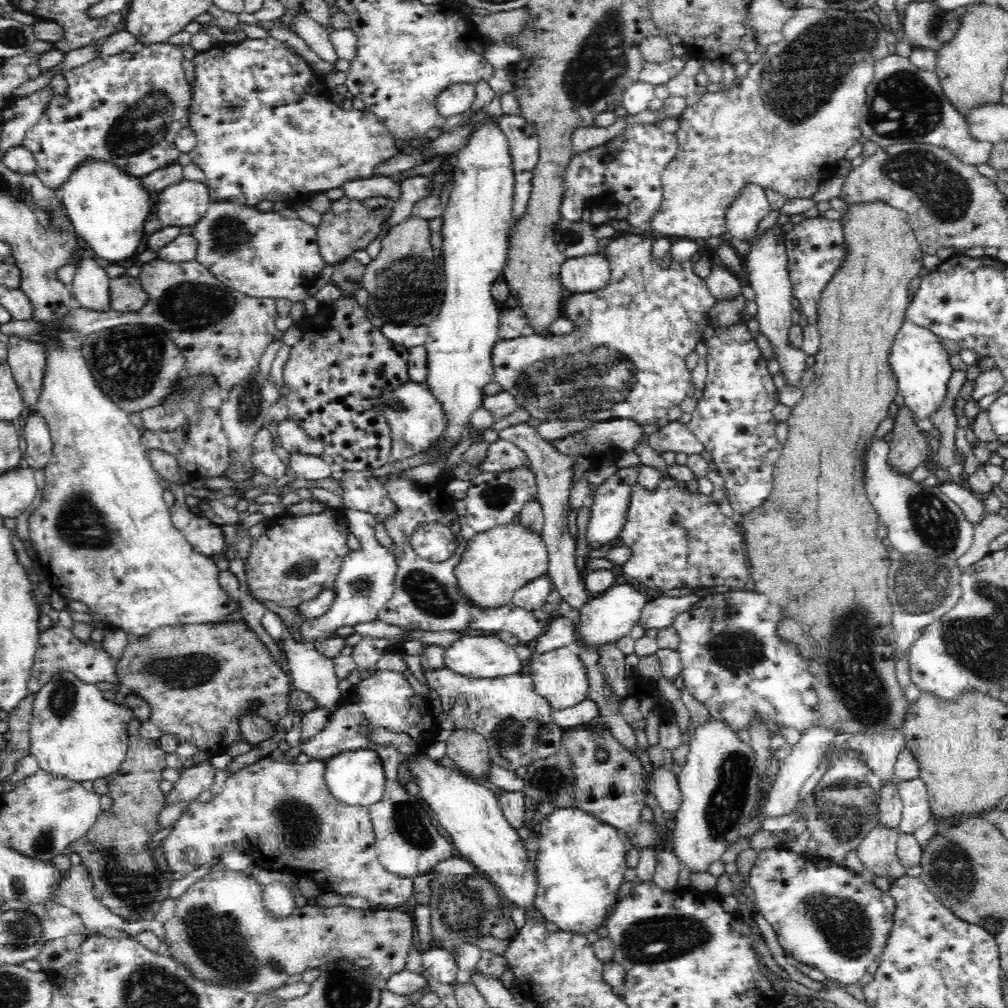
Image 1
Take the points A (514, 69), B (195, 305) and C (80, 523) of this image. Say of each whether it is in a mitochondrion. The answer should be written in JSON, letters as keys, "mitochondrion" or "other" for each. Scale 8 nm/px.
{"A":"other","B":"mitochondrion","C":"mitochondrion"}

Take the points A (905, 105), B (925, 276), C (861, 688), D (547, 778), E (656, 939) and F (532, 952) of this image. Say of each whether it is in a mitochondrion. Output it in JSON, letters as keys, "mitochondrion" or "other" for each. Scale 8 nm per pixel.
{"A":"mitochondrion","B":"other","C":"mitochondrion","D":"mitochondrion","E":"mitochondrion","F":"other"}

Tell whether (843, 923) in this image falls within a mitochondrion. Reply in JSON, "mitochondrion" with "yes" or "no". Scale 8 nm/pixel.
{"mitochondrion":"yes"}

